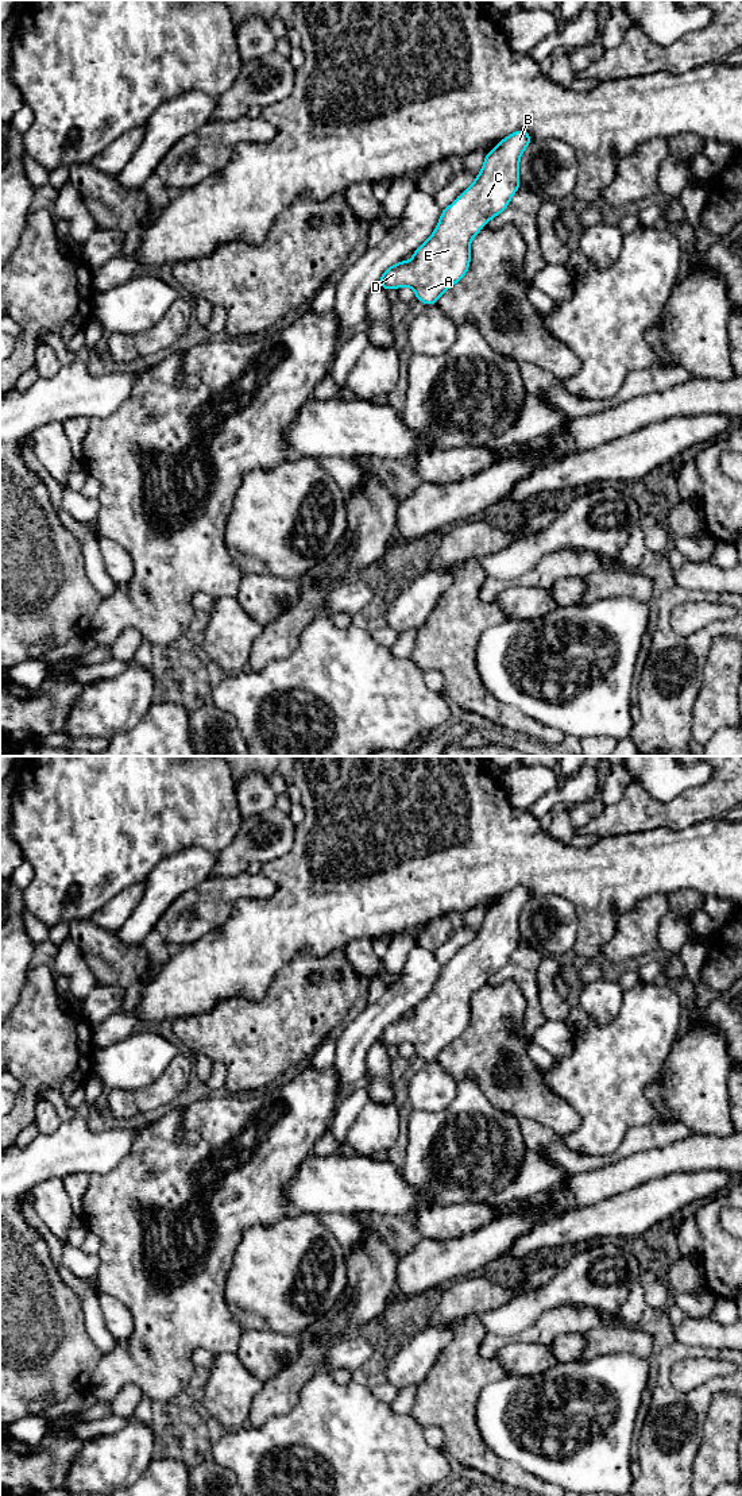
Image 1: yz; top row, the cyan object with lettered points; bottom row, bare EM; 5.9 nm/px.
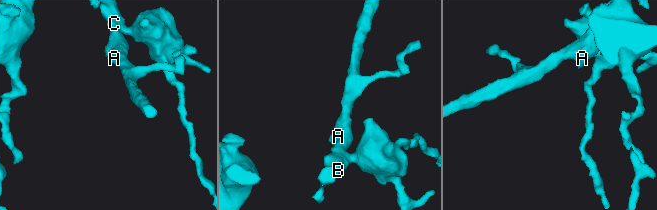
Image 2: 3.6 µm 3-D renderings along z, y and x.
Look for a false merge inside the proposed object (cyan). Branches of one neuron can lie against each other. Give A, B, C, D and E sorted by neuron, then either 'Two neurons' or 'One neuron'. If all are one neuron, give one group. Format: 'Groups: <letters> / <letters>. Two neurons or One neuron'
Groups: A B C D E. One neuron

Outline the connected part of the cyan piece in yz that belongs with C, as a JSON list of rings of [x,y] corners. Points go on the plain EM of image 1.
[[[518,886],[501,897],[490,909],[486,910],[482,928],[475,933],[474,940],[465,945],[445,965],[443,965],[438,980],[430,994],[421,1000],[411,1011],[410,1018],[401,1017],[390,1022],[379,1034],[378,1040],[387,1048],[411,1042],[416,1054],[426,1063],[436,1060],[440,1052],[460,1037],[468,1027],[471,1017],[471,996],[486,983],[488,976],[502,969],[517,945],[519,938],[519,914],[522,907],[532,898],[532,892]]]

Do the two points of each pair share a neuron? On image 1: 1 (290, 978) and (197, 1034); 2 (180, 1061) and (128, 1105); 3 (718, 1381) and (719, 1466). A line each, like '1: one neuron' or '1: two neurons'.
1: one neuron
2: one neuron
3: two neurons

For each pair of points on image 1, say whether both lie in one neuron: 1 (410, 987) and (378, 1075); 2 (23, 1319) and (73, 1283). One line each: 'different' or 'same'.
1: different
2: different

